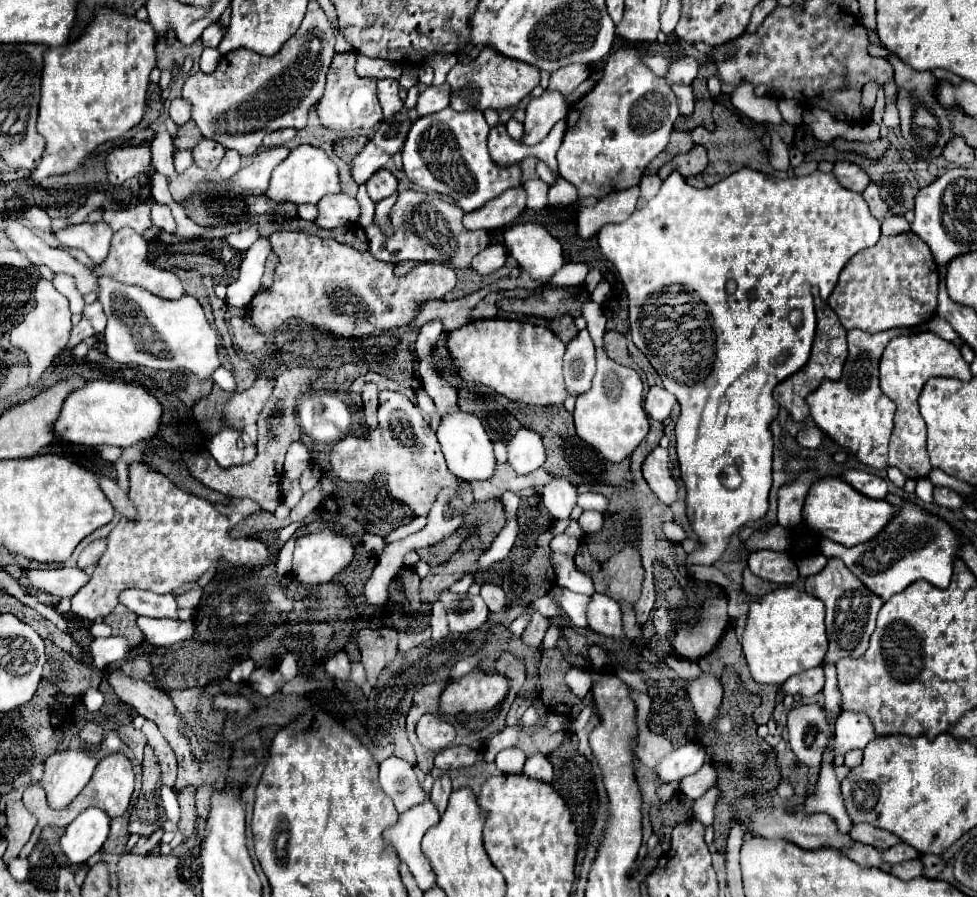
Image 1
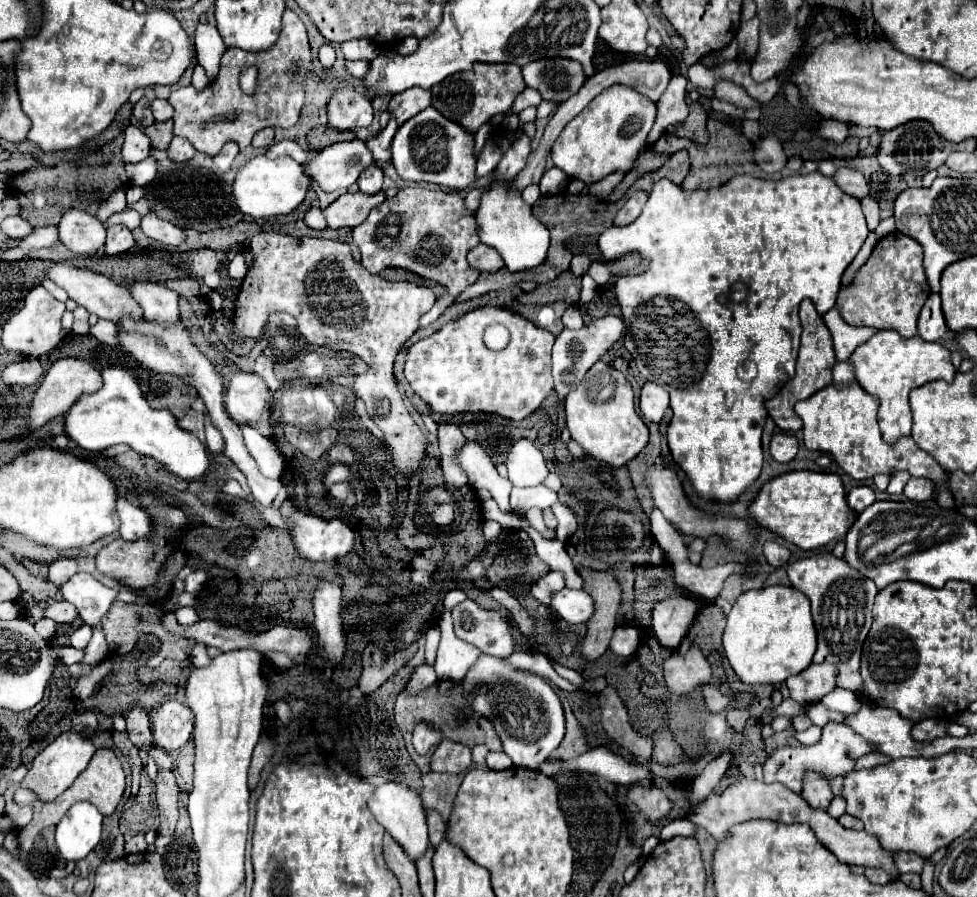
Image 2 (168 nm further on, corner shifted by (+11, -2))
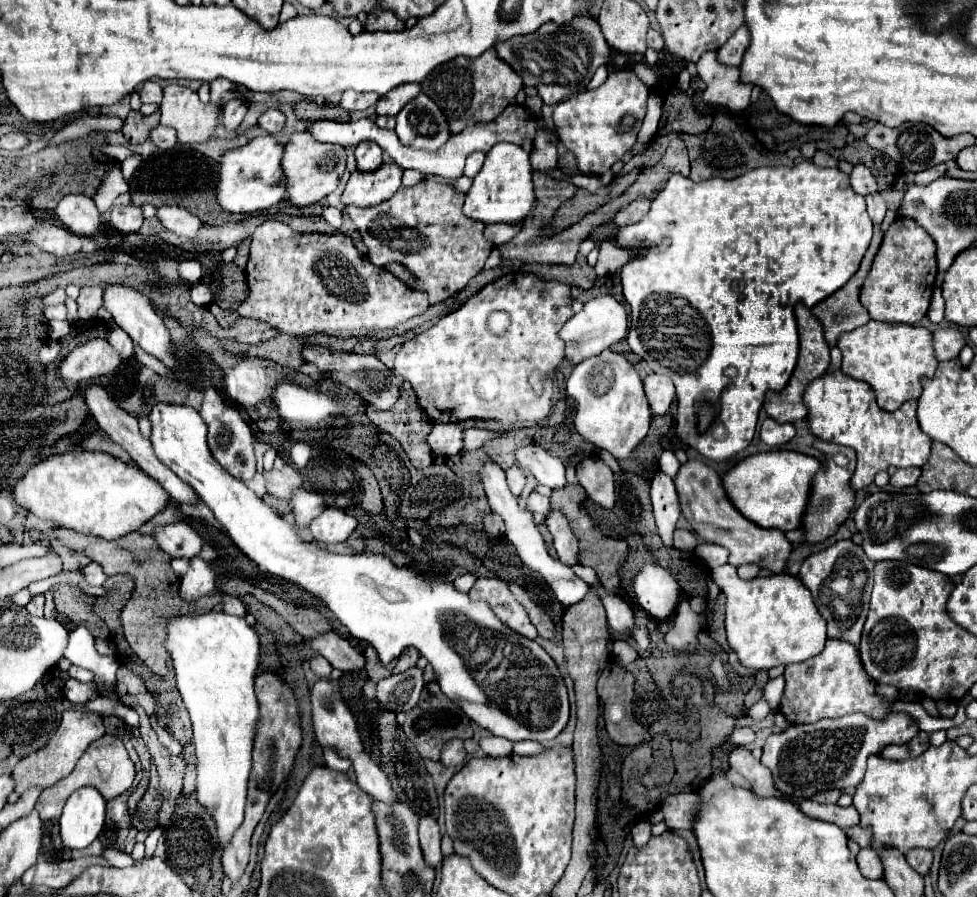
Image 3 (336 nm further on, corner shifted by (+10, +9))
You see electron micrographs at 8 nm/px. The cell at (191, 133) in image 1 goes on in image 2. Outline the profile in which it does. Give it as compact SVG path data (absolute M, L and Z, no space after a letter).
M164 121L164 123L152 123L150 127L144 129L144 133L150 137L150 143L154 149L166 149L170 145L172 135L172 123Z

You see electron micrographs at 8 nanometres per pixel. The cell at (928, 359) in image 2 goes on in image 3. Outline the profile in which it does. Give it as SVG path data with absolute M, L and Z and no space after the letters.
M869 320L865 326L843 334L837 346L843 352L841 370L857 380L867 382L875 390L879 408L887 412L895 412L901 404L917 400L921 392L919 378L933 376L939 366L933 348L933 332L923 326Z

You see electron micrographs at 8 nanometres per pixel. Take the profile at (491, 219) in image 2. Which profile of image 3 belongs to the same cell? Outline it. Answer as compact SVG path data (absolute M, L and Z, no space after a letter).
M511 142L495 144L485 158L481 172L473 178L473 186L467 192L463 212L465 216L483 224L523 224L531 220L531 212L537 204L533 182L531 182L529 154Z

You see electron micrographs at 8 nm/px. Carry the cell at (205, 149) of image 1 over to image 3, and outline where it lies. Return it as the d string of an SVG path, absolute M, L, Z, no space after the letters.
M169 126L155 128L155 132L151 132L151 140L157 144L159 150L171 150L179 144L175 128L169 128Z

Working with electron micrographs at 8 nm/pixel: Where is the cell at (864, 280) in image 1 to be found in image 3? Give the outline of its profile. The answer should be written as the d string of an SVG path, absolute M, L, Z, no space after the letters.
M899 216L885 232L885 238L861 288L859 300L873 320L919 324L929 310L935 274L937 264L933 238L911 218Z

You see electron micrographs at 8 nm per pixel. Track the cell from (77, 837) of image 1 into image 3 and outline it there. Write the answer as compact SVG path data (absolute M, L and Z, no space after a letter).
M79 788L67 800L59 818L61 840L71 850L87 848L105 822L105 800L95 788Z

